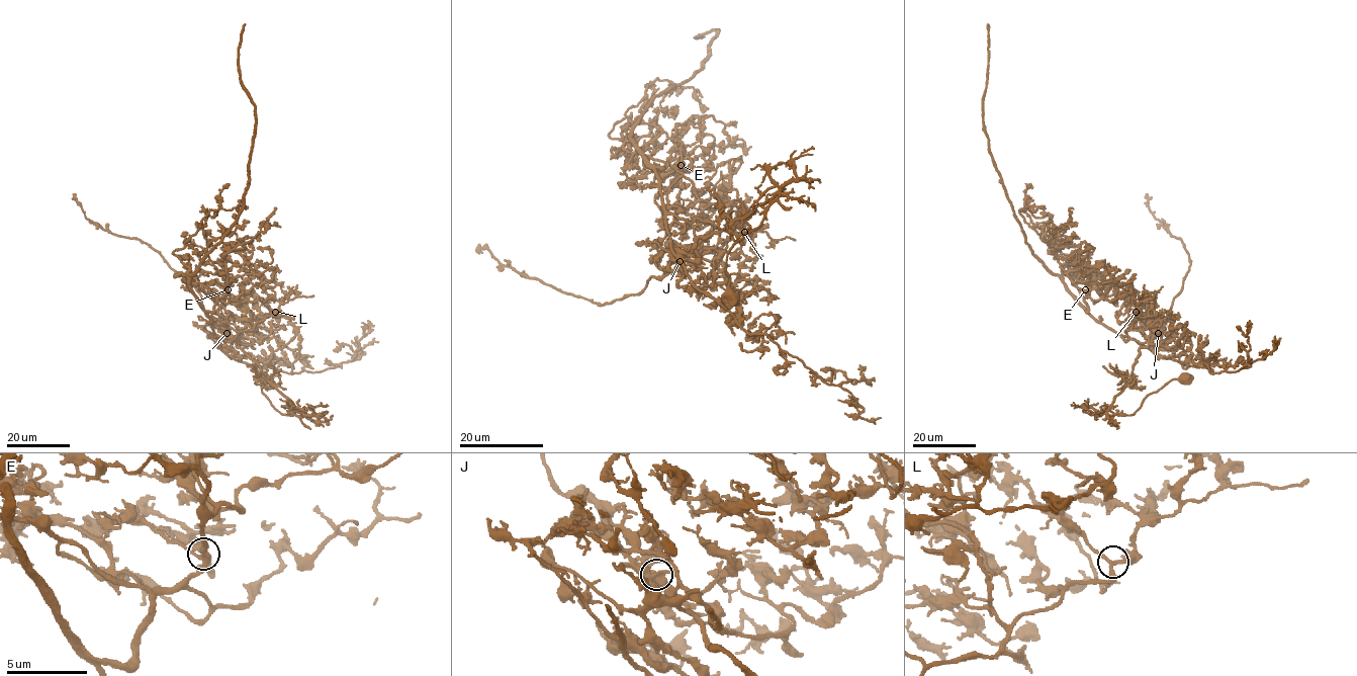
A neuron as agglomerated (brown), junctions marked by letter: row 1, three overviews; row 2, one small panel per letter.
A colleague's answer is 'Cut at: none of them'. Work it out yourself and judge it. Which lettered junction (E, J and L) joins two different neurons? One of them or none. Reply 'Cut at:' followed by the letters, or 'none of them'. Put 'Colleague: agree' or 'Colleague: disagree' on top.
Colleague: disagree
Cut at: J

